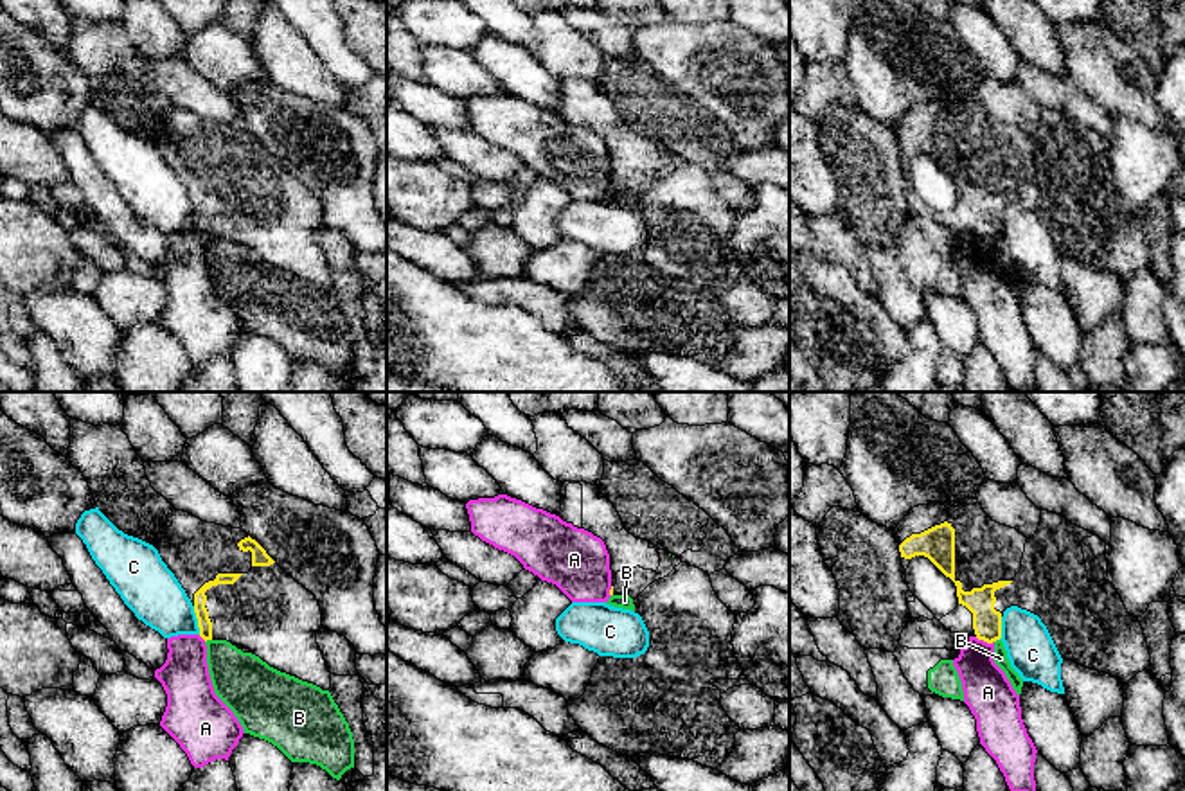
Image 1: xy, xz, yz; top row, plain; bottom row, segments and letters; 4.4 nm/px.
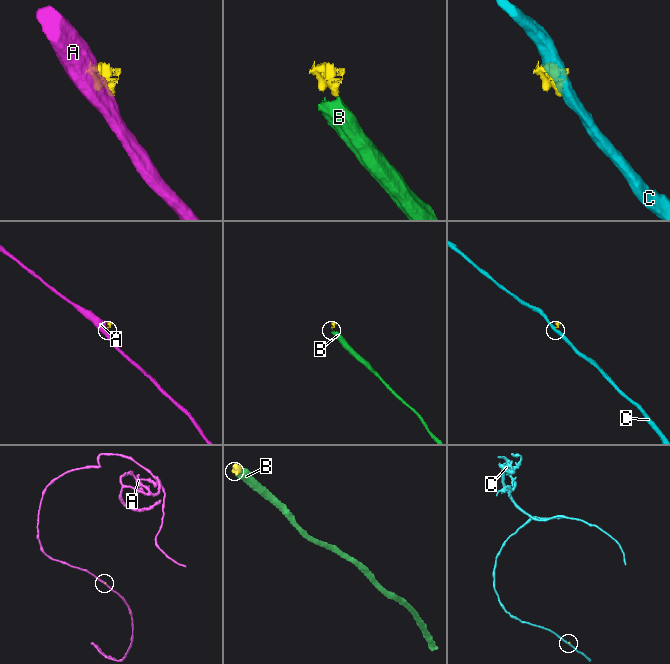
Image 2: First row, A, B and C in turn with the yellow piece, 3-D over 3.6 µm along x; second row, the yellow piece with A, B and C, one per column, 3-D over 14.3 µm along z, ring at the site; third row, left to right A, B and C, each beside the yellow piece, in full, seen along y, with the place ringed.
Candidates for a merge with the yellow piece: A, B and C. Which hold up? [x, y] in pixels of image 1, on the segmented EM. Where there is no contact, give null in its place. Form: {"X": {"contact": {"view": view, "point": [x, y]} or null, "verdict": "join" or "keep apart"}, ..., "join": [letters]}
{"A": {"contact": {"view": "yz", "point": [984, 640]}, "verdict": "keep apart"}, "B": {"contact": {"view": "xy", "point": [207, 639]}, "verdict": "keep apart"}, "C": {"contact": {"view": "xy", "point": [198, 621]}, "verdict": "keep apart"}, "join": []}

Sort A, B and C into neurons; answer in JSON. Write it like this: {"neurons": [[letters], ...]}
{"neurons": [["A"], ["B"], ["C"]]}

